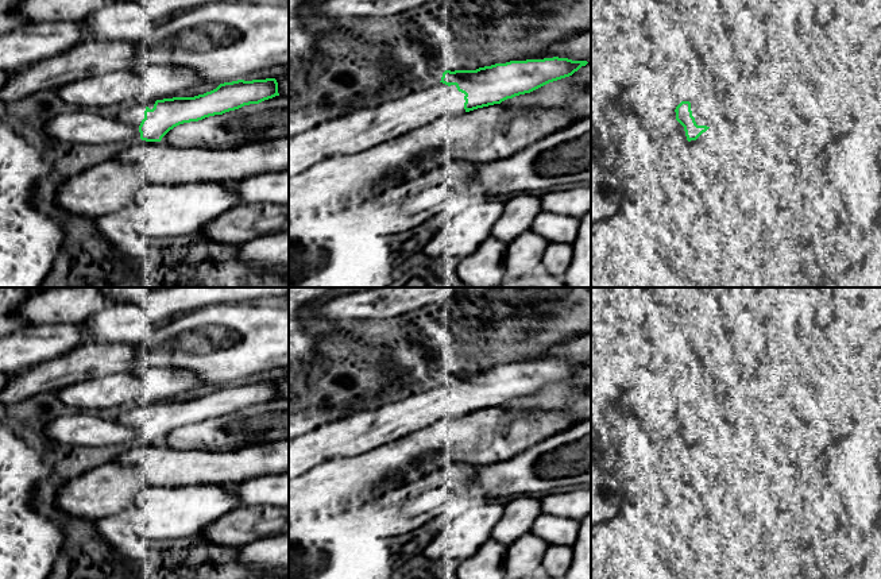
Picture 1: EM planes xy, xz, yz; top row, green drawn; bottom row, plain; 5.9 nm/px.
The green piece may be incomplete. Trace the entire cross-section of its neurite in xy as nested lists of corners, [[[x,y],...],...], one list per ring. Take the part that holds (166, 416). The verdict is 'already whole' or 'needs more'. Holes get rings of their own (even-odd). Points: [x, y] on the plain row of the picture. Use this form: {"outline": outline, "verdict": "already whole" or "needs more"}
{"outline": [[[266,381],[224,385],[216,391],[194,399],[157,402],[152,412],[146,409],[144,421],[139,428],[140,441],[161,444],[170,432],[179,426],[223,417],[275,398],[279,398],[277,382]]], "verdict": "already whole"}

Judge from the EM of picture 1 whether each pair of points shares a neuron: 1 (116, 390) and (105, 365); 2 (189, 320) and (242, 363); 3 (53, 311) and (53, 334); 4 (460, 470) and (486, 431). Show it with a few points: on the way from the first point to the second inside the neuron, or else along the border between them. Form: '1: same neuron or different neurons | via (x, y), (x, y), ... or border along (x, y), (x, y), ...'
1: different neurons | border along (135, 373), (111, 373), (78, 382)
2: same neuron | via (211, 319), (231, 319), (247, 335), (247, 342)
3: different neurons | border along (78, 323), (39, 323), (29, 325)
4: different neurons | border along (444, 464), (464, 462), (480, 466)

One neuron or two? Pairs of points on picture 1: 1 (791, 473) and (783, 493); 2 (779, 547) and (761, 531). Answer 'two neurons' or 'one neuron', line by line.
1: one neuron
2: two neurons

